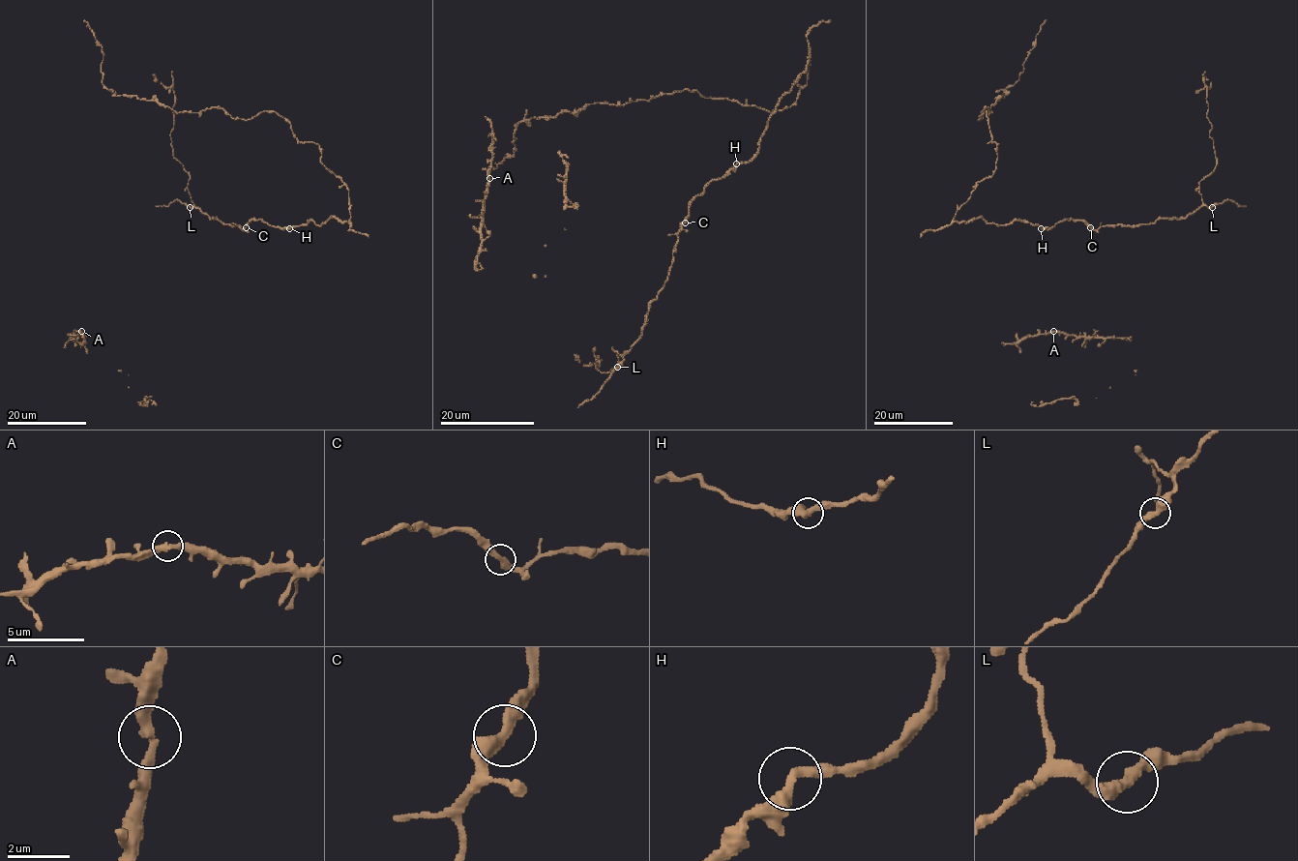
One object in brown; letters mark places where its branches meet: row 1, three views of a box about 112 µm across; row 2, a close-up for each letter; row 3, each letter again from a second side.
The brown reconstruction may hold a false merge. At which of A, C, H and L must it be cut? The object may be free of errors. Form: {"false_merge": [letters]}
{"false_merge": []}

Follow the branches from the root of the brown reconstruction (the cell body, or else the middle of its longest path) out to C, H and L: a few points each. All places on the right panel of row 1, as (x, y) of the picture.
C: (998, 225), (1022, 221), (1041, 227), (1052, 227), (1065, 220), (1082, 220), (1090, 227)
H: (998, 225), (1022, 221), (1041, 228)
L: (998, 225), (1022, 221), (1052, 227), (1065, 220), (1083, 220), (1098, 229), (1181, 219), (1203, 206), (1212, 207)

